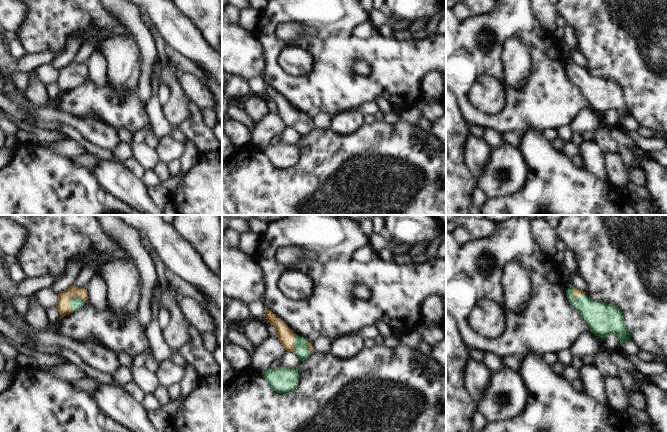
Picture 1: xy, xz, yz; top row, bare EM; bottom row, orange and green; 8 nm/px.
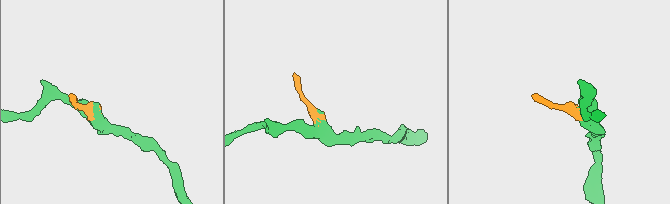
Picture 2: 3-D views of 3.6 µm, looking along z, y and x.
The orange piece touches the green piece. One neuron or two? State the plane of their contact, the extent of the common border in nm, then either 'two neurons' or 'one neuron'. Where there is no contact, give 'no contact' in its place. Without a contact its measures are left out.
xy | 140 nm | one neuron

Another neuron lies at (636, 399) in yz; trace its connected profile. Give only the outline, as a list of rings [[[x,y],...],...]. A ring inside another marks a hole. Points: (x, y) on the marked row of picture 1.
[[[626,389],[626,394],[629,399],[629,403],[631,406],[646,410],[646,401],[641,393],[633,390]]]

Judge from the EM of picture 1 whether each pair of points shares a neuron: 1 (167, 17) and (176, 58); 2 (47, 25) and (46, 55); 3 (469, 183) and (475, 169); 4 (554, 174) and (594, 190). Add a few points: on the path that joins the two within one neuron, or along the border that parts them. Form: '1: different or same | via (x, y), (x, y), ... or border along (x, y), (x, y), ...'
1: different | border along (165, 43), (194, 62)
2: different | border along (62, 50), (41, 50), (26, 54)
3: different | border along (463, 154), (463, 162), (469, 173), (476, 180)
4: same | via (564, 184), (570, 190), (584, 190)

